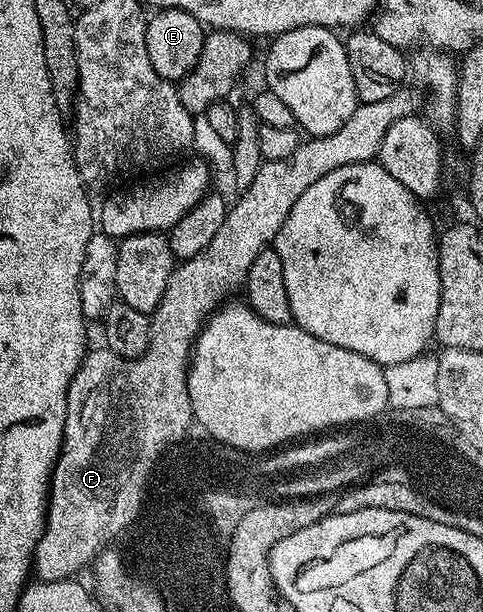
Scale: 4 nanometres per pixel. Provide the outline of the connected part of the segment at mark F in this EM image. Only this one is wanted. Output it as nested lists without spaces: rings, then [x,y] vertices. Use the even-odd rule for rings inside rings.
[[[403,86],[396,90],[396,94],[392,94],[392,98],[384,98],[381,102],[368,102],[367,104],[359,103],[356,110],[352,110],[352,118],[348,118],[348,122],[344,122],[344,126],[340,126],[340,130],[336,130],[336,134],[328,134],[327,136],[315,136],[306,138],[298,145],[298,149],[288,158],[276,158],[275,160],[263,160],[256,170],[256,178],[252,181],[252,186],[248,190],[241,193],[237,197],[238,201],[231,203],[226,210],[224,218],[224,226],[220,226],[220,230],[216,230],[216,234],[212,238],[212,242],[208,242],[208,246],[204,246],[204,250],[200,250],[200,254],[196,254],[192,258],[181,261],[175,267],[174,272],[170,276],[168,286],[164,290],[164,298],[160,298],[160,302],[156,306],[156,310],[150,316],[150,341],[148,342],[148,350],[138,360],[122,360],[114,362],[118,364],[110,364],[112,361],[112,353],[109,348],[99,347],[99,352],[94,350],[87,351],[82,357],[82,364],[76,370],[76,374],[72,378],[72,382],[68,386],[68,394],[66,395],[66,413],[64,414],[64,430],[62,431],[62,449],[58,455],[58,460],[54,464],[54,473],[50,475],[50,494],[46,506],[46,528],[42,531],[42,537],[38,540],[38,545],[34,551],[34,559],[32,561],[33,571],[36,573],[39,581],[44,580],[68,580],[77,577],[78,571],[82,567],[89,565],[94,557],[99,552],[107,547],[106,536],[110,536],[110,532],[118,532],[118,528],[122,528],[122,524],[126,524],[126,520],[130,520],[130,516],[134,516],[134,512],[138,512],[138,496],[142,496],[142,476],[146,476],[146,468],[150,468],[150,460],[154,460],[154,452],[158,452],[158,448],[162,448],[162,444],[166,444],[166,440],[174,440],[174,436],[182,436],[182,428],[186,428],[189,418],[192,422],[195,421],[196,414],[176,414],[176,406],[194,406],[192,400],[184,400],[182,398],[182,388],[176,392],[176,380],[162,380],[162,386],[156,384],[156,380],[150,380],[150,362],[148,360],[158,360],[158,358],[168,358],[168,360],[180,360],[180,364],[184,366],[182,360],[192,360],[194,348],[194,339],[198,336],[198,331],[202,328],[202,323],[209,321],[214,313],[223,307],[224,301],[234,291],[241,289],[246,282],[248,274],[248,266],[252,266],[252,262],[256,259],[256,254],[260,254],[260,250],[271,247],[274,239],[278,237],[280,226],[284,226],[284,218],[288,218],[288,214],[292,210],[292,206],[296,206],[296,198],[300,198],[300,194],[304,194],[304,190],[308,190],[308,186],[313,186],[316,182],[320,182],[320,178],[324,178],[324,174],[332,174],[332,170],[336,170],[340,166],[352,166],[353,164],[368,164],[377,157],[380,150],[380,142],[384,142],[384,134],[388,134],[388,126],[392,126],[392,122],[400,122],[400,118],[405,116],[413,116],[419,111],[420,96],[410,89],[410,86]]]

